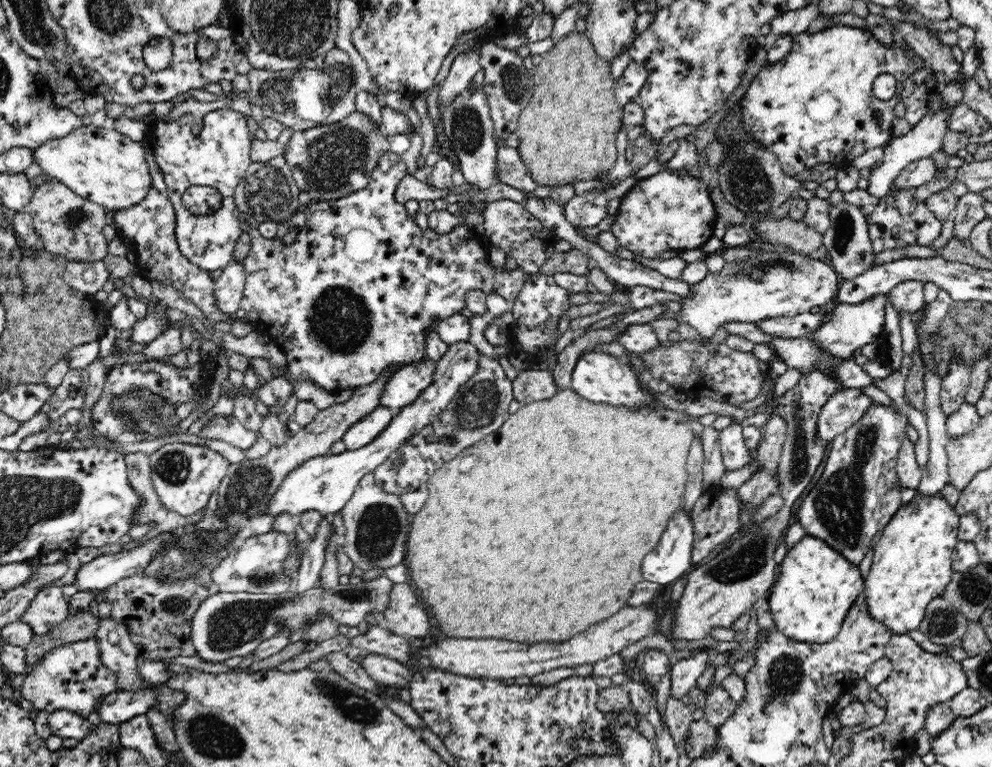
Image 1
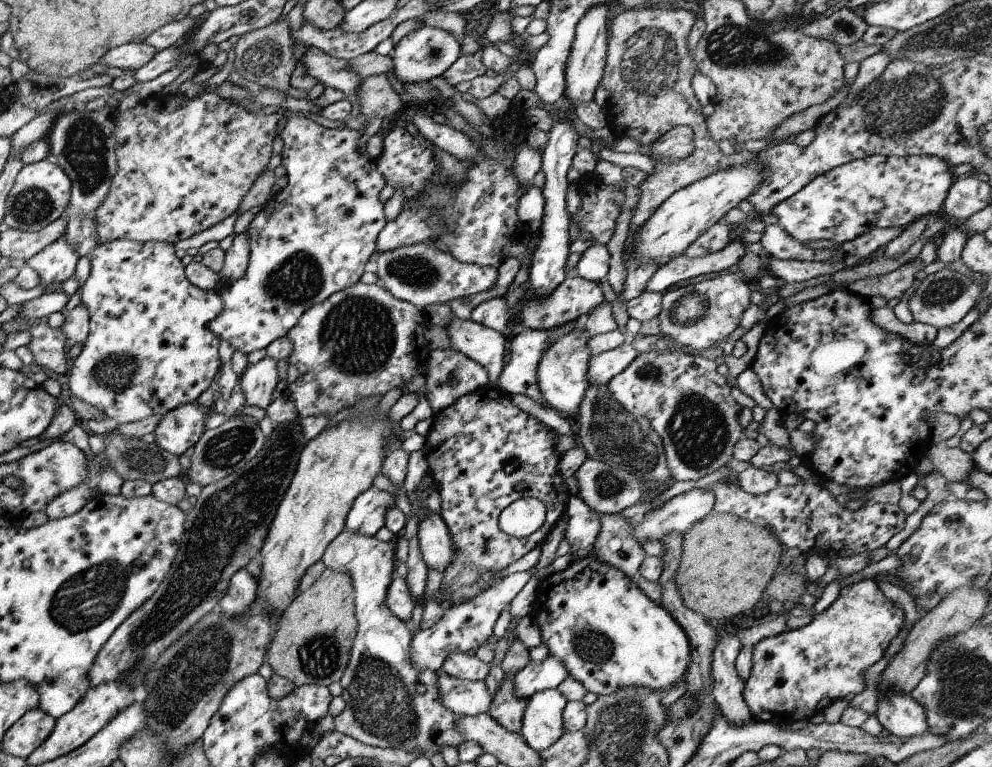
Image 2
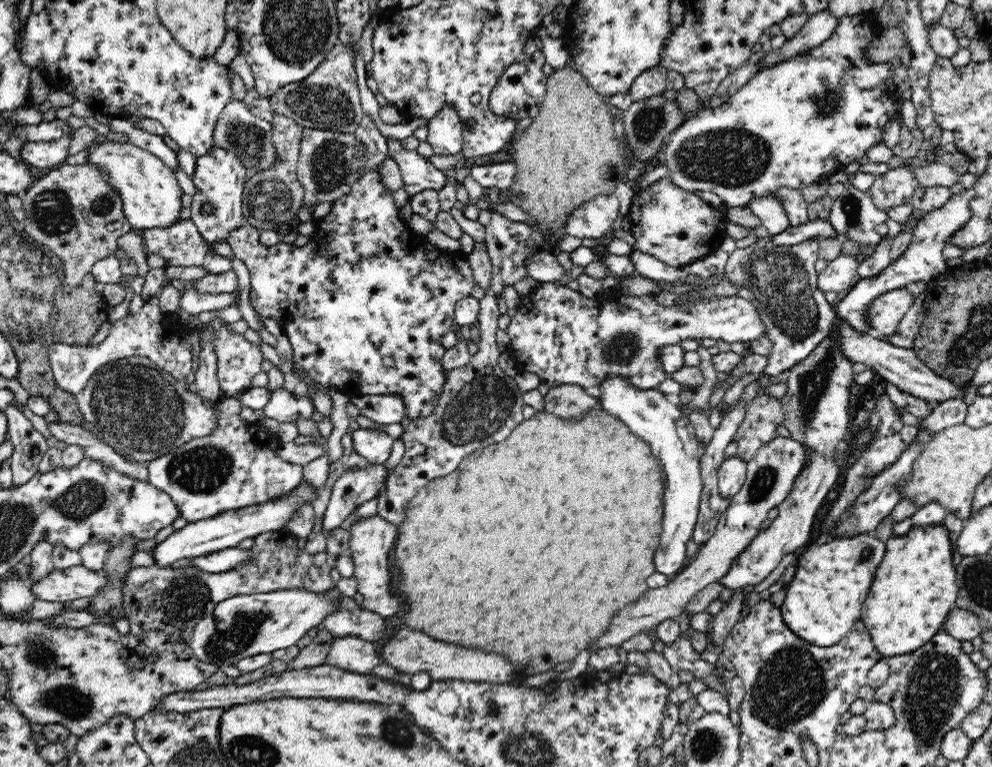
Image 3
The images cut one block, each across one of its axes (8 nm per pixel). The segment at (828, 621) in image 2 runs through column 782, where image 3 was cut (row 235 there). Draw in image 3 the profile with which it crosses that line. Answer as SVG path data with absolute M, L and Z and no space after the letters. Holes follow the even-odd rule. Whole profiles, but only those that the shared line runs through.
M669 177L634 193L628 218L634 235L633 249L650 254L672 267L684 267L712 254L727 235L723 212L706 204L694 193L679 188Z

